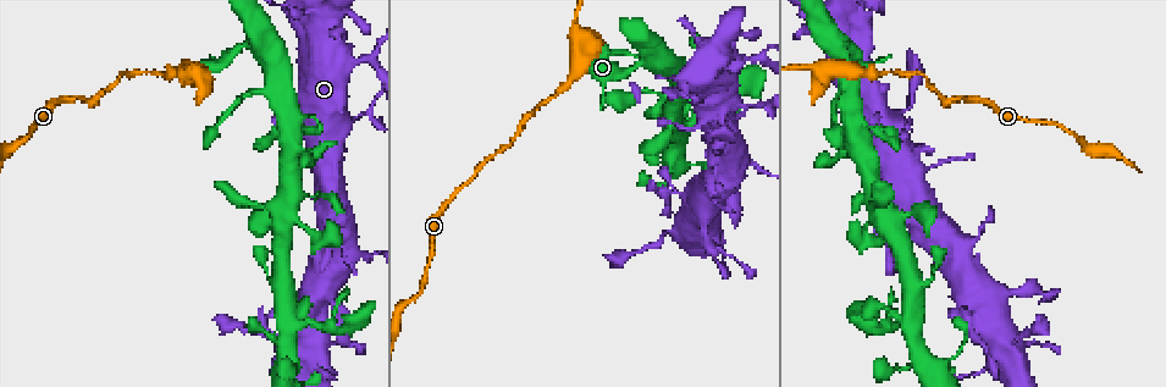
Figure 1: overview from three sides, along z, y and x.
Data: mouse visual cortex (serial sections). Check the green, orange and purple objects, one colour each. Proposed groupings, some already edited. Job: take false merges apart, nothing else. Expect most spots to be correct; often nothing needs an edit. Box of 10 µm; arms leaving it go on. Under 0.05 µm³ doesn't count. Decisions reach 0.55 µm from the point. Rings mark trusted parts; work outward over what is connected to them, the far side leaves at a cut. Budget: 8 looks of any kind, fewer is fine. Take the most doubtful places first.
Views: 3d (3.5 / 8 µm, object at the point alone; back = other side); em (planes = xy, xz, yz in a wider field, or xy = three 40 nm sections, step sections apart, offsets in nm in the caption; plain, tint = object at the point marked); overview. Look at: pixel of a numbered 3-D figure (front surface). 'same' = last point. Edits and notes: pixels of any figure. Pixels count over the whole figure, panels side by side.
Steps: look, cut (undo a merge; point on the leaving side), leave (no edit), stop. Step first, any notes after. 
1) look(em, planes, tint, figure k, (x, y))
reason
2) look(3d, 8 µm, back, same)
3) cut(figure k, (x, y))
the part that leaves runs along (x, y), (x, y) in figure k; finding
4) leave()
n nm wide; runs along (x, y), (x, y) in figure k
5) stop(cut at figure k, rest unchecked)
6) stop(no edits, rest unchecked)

look(3d, 3.5 µm, figure 1, (365, 57))
side arm on a straight run

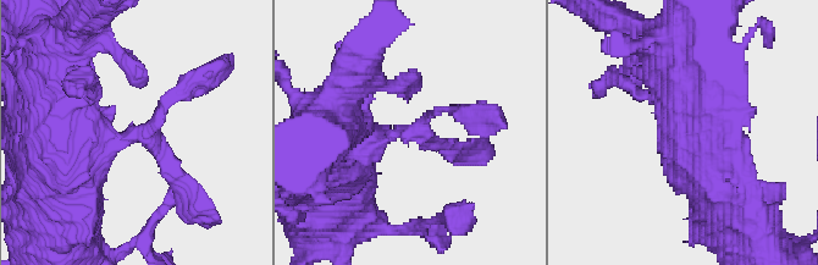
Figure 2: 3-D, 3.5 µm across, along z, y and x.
look(em, xy, step 5, tint, figure 2, (138, 131))
3 arms; arms of 100, 200, 600 nm

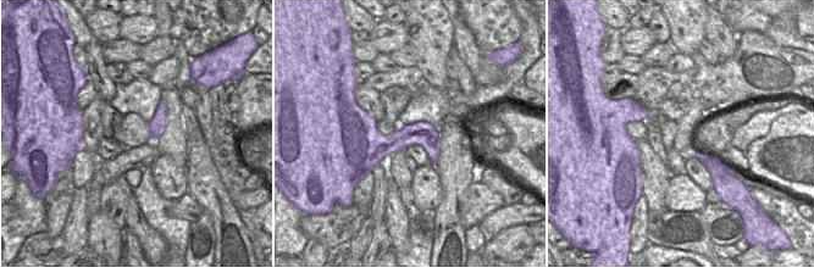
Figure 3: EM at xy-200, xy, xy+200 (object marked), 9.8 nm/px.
look(em, planes, tint, same)
another direction

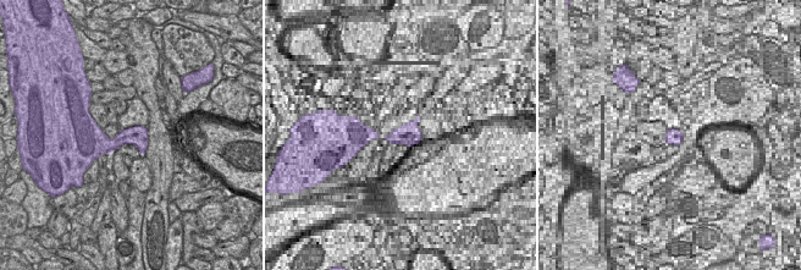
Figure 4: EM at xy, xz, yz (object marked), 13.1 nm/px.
leave()
runs along (65, 163), (143, 132), (181, 192) in figure 2; one cell here

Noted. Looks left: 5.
look(3d, 3.5 µm, figure 1, (913, 235))
sharp bend

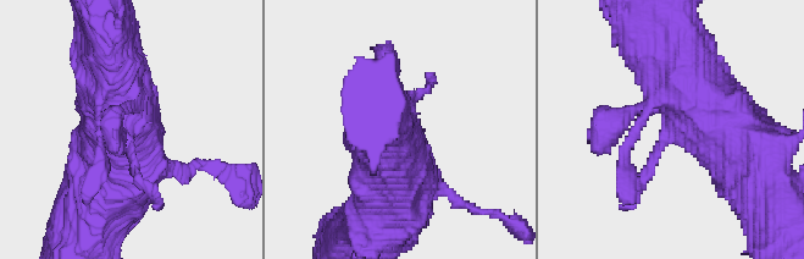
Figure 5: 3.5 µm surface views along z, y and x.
look(em, xy, step 3, tint, figure 5, (125, 126))
now the EM

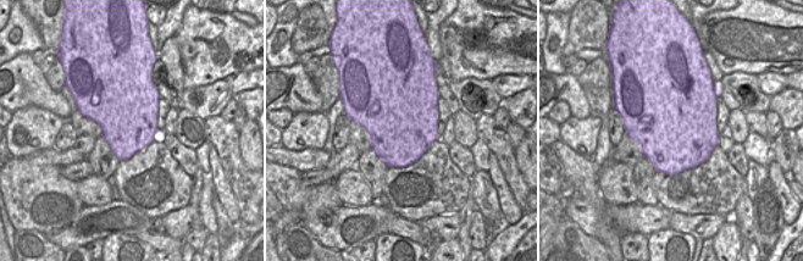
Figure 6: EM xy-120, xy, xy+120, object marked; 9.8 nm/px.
leave()
750 nm wide; runs along (686, 80), (748, 152), (778, 211) in figure 5; one cell here

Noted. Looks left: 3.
look(3d, 3.5 µm, figure 1, (982, 321))
abrupt turn

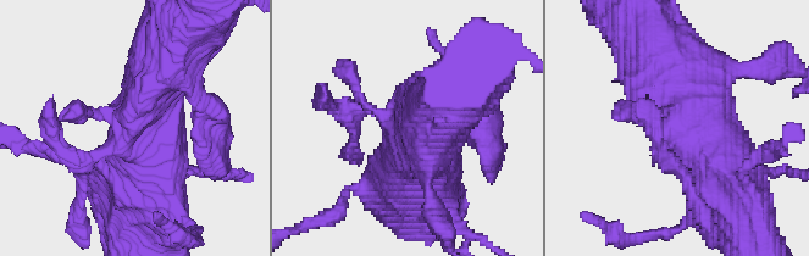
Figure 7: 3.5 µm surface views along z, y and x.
look(em, xy, step 3, tint, figure 7, (128, 130))

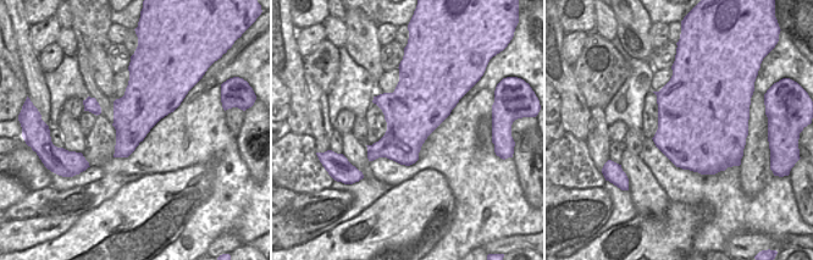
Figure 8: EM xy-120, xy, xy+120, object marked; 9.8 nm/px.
leave()
runs along (657, 46), (731, 173), (731, 196) in figure 7; continuous, no second cell

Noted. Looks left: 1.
stop(no edits, rest unchecked)

